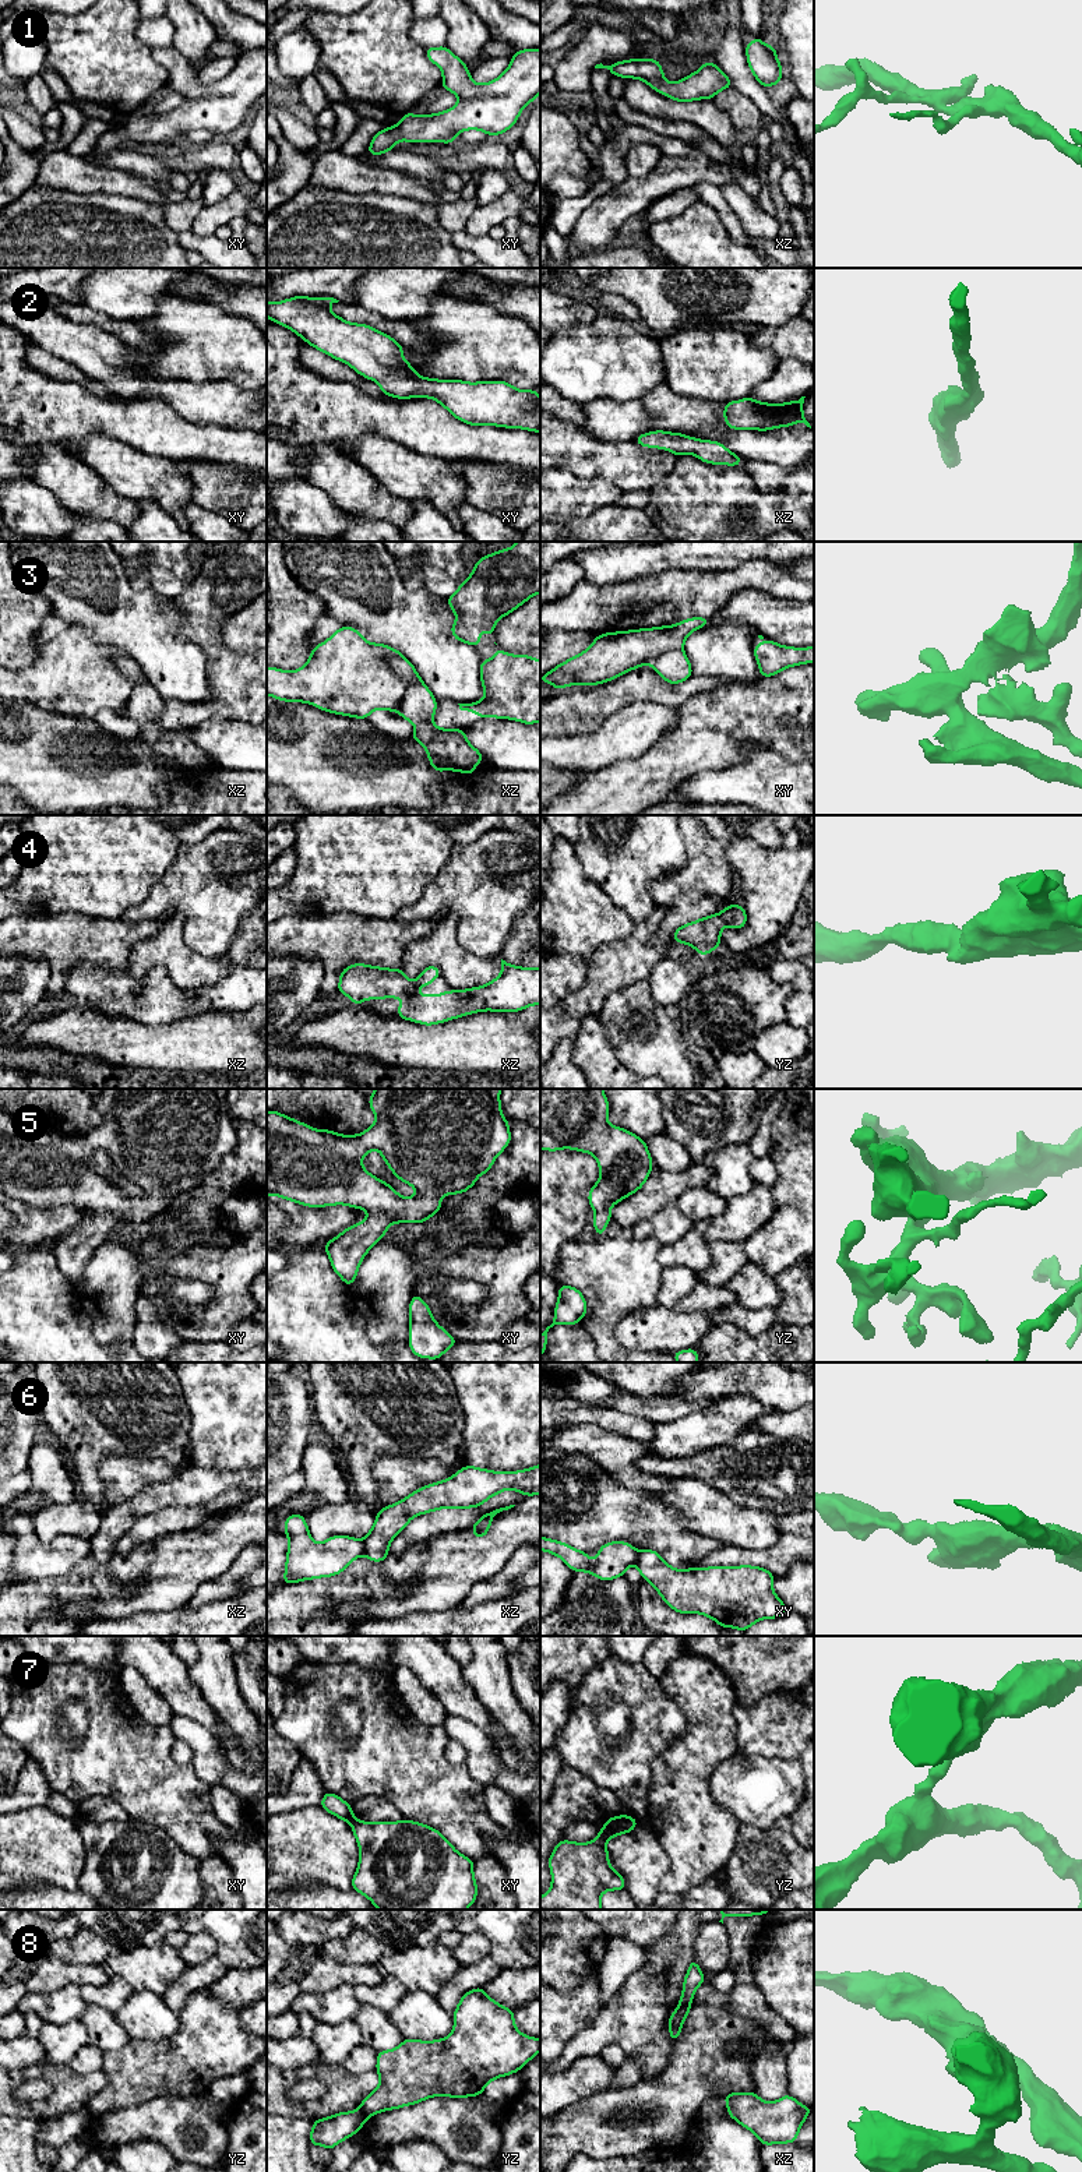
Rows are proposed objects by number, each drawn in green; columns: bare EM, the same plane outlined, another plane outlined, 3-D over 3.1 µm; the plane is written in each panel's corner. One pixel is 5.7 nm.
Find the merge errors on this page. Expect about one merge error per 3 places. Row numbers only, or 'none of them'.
3, 6, 7, 8

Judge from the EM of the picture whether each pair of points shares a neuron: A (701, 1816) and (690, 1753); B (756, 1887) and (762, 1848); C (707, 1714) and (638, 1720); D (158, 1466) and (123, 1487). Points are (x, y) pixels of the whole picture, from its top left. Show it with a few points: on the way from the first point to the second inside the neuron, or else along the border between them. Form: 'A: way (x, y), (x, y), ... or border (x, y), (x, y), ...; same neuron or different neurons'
A: way (690, 1801), (690, 1769); same neuron
B: way (756, 1878), (762, 1858); same neuron
C: border (663, 1692), (686, 1717), (686, 1731), (670, 1745); different neurons
D: way (150, 1471), (136, 1474), (131, 1478); same neuron

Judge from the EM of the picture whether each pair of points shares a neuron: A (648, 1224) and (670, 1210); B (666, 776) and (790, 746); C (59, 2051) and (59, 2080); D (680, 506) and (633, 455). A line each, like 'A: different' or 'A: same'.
A: same
B: same
C: different
D: different

